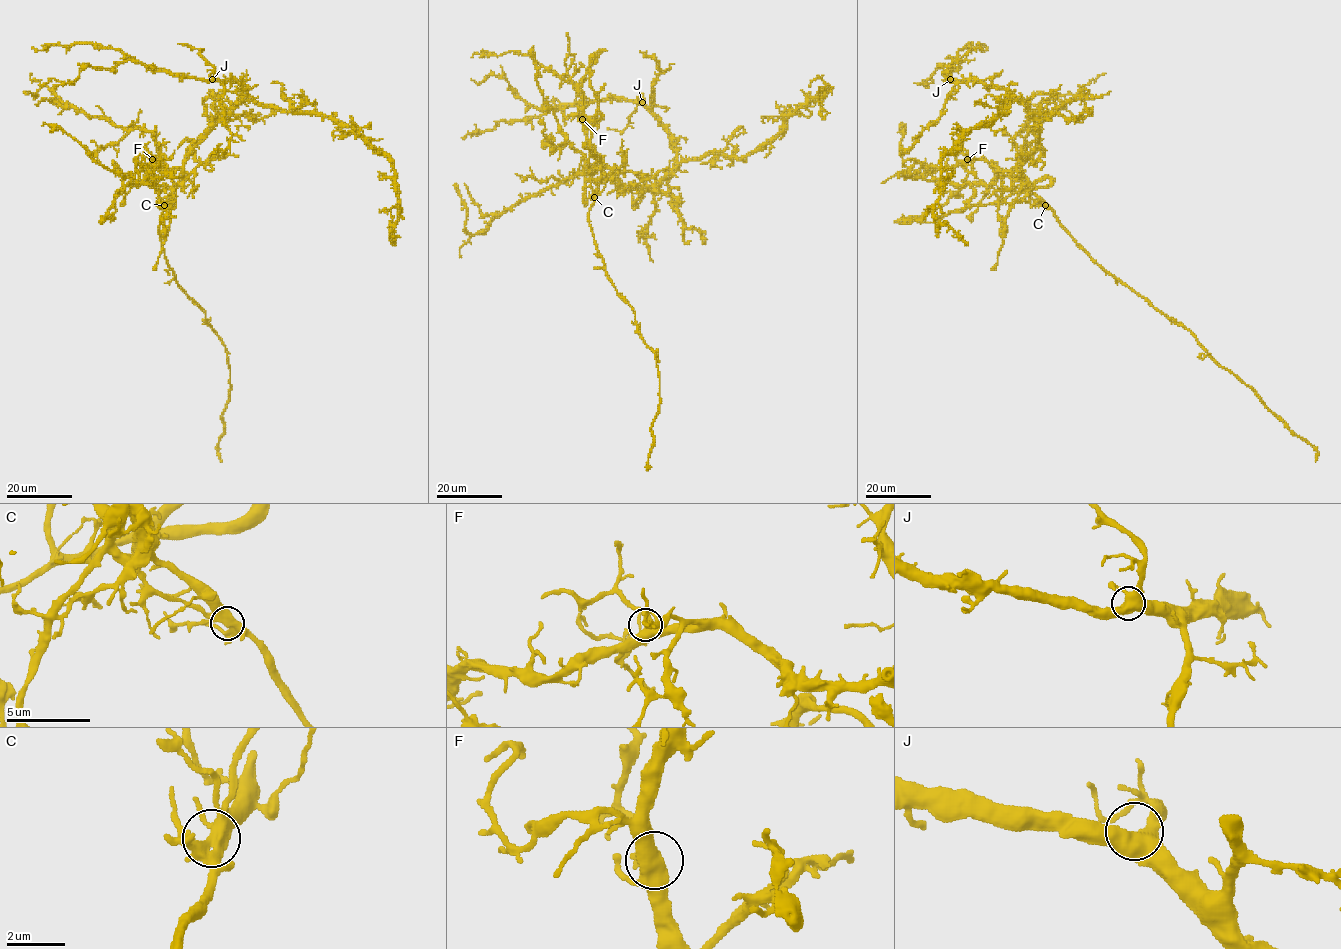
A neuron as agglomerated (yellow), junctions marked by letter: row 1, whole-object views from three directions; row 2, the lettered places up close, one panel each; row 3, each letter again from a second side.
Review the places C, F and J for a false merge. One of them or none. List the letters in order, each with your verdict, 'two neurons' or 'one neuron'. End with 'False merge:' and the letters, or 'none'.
C: two neurons
F: one neuron
J: one neuron
False merge: C

